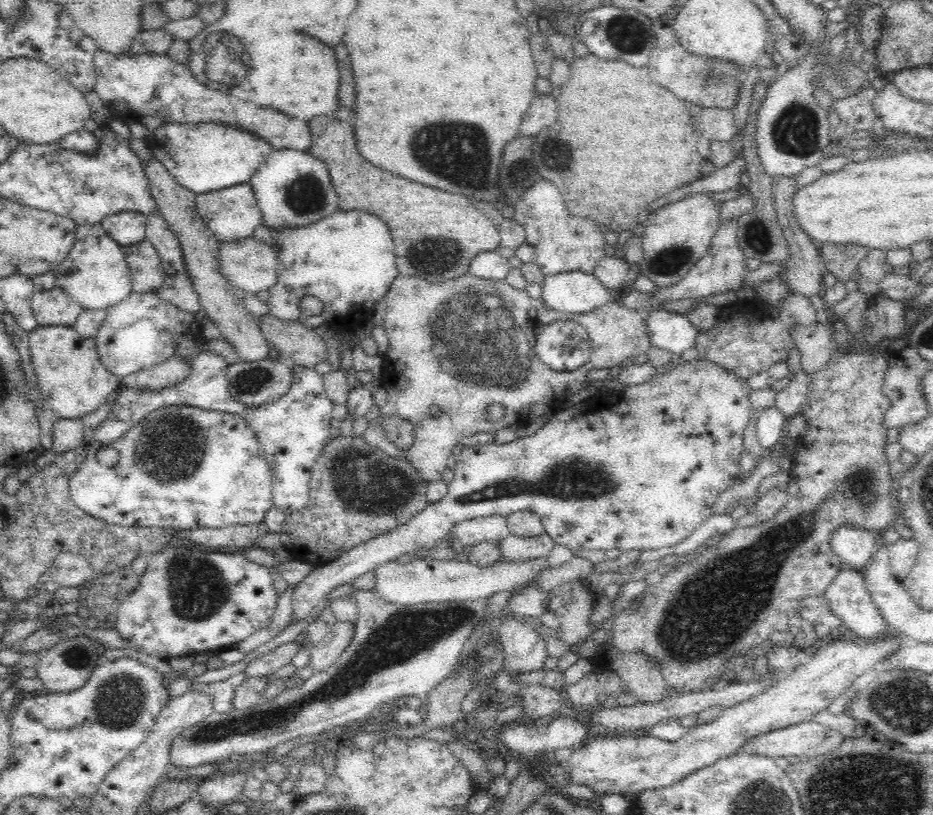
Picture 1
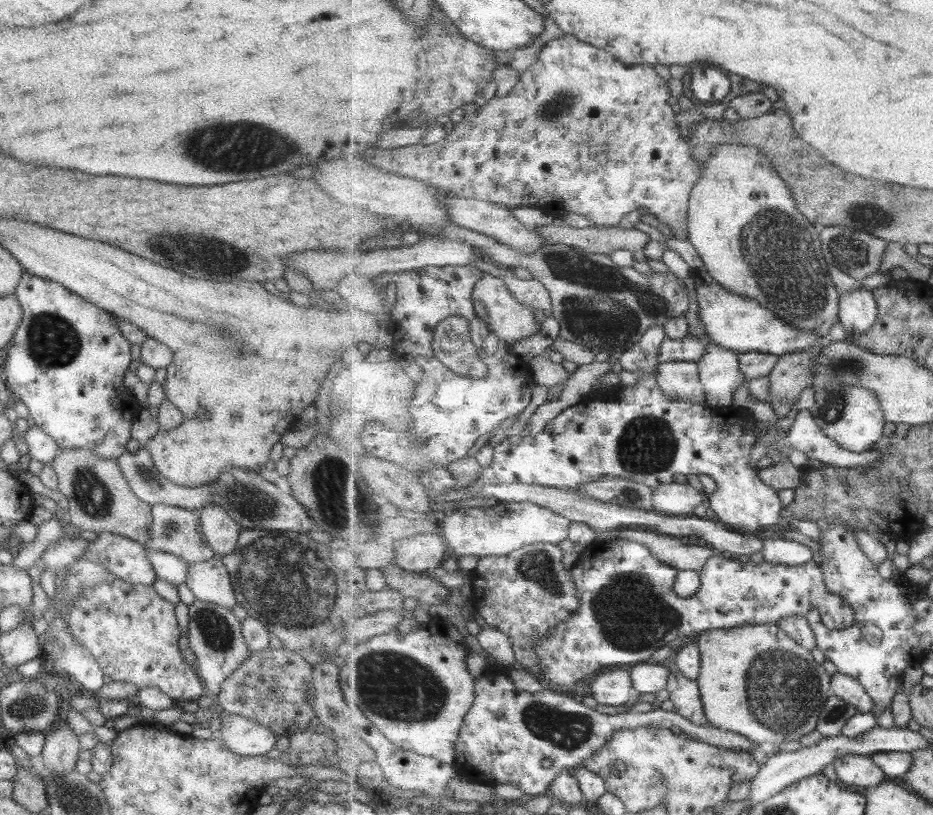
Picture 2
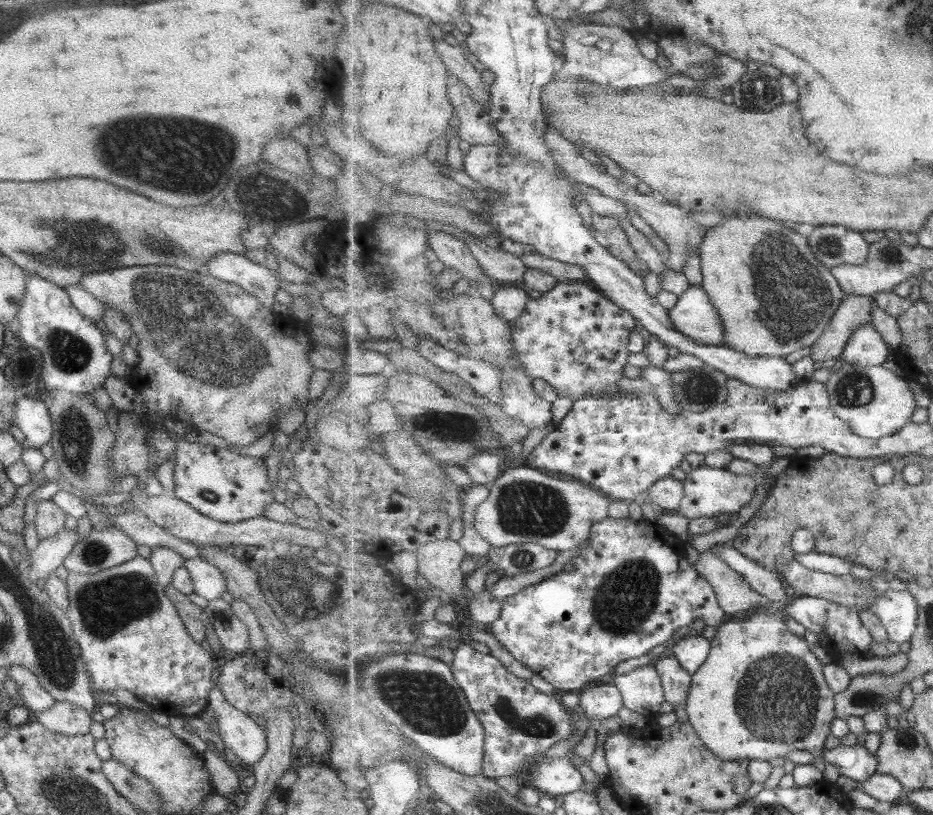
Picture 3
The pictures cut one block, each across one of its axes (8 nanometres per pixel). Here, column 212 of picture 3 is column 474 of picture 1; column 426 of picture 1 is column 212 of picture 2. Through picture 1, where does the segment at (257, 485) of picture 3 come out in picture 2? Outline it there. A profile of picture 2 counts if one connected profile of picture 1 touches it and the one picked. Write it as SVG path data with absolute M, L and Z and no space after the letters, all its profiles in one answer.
M204 505L197 511L207 546L214 554L229 554L235 548L240 526L220 506Z

